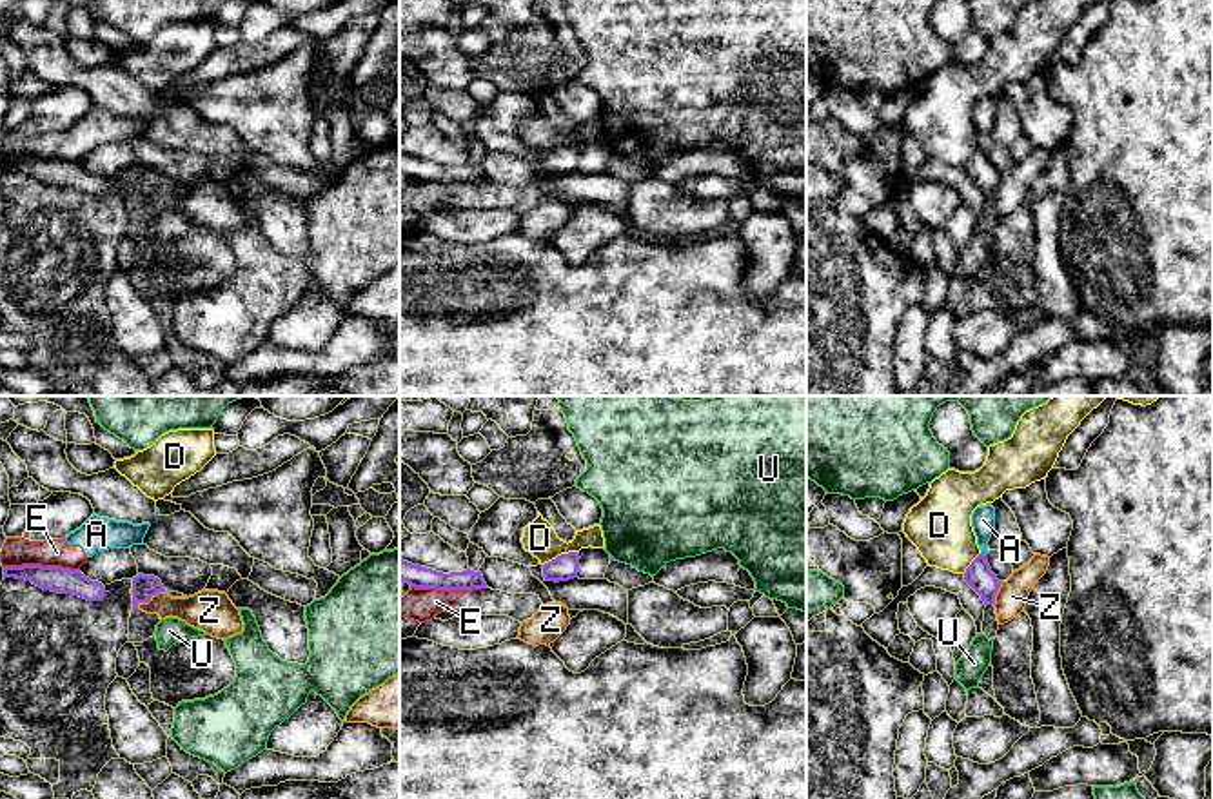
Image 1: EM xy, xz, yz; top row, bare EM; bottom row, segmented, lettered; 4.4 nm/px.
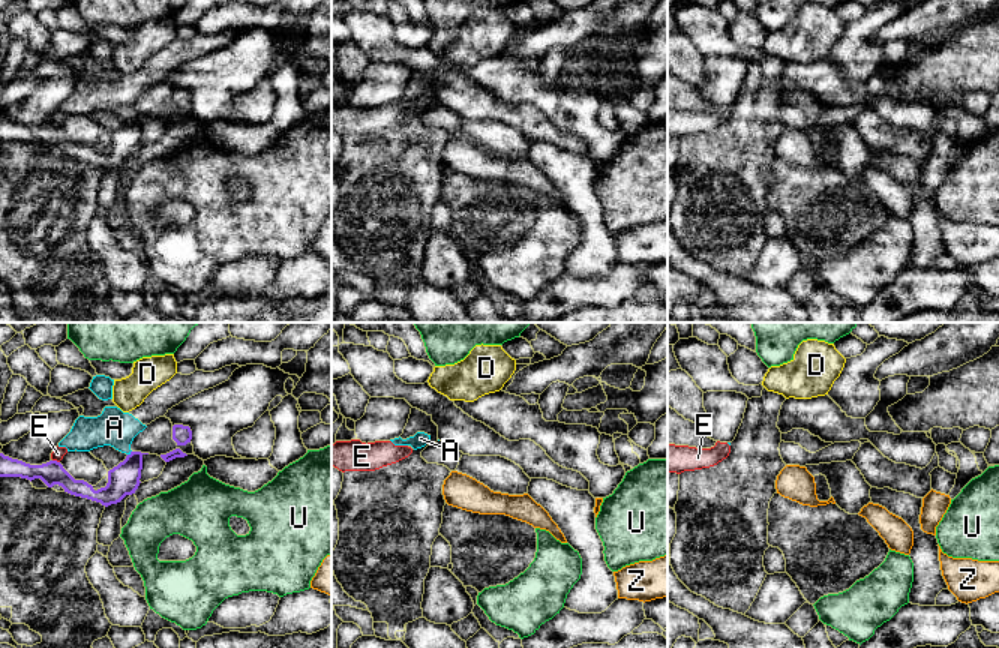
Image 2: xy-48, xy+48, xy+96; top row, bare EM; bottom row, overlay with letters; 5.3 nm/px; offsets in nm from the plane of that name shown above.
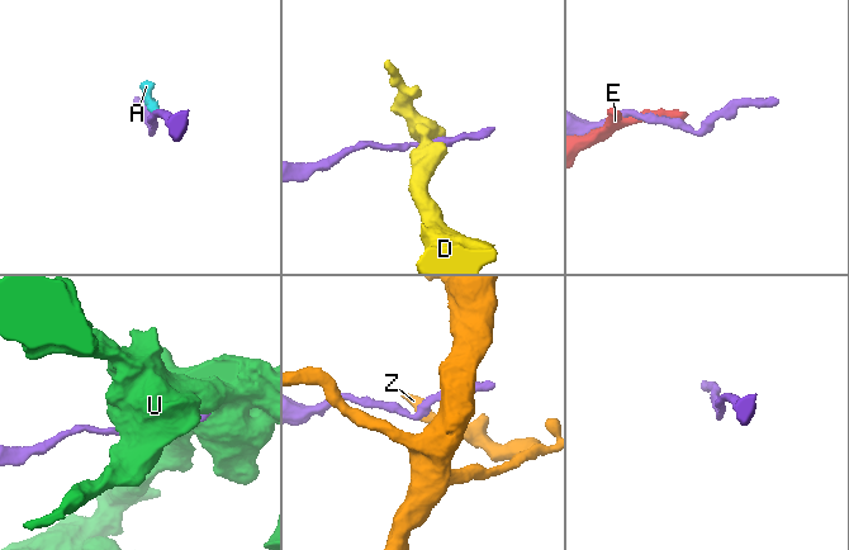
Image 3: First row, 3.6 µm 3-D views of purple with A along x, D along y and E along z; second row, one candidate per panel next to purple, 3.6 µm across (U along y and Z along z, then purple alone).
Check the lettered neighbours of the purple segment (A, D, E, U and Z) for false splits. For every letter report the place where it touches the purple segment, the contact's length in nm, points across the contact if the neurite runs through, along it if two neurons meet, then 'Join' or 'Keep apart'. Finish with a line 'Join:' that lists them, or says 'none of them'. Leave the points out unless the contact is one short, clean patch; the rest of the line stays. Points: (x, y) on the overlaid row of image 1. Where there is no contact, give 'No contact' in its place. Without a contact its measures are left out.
A: Touches purple at yz (981, 554). Shared border 30 nm. Boundary: yz (981, 552), (985, 556). Keep apart
D: Touches purple at xz (562, 554). Shared border 170 nm. Boundary: xz (576, 551), (558, 554), (543, 565). Keep apart
E: Touches purple at xy (40, 565). Shared border 340 nm. Keep apart
U: Touches purple at xz (612, 558). Shared border 40 nm. Keep apart
Z: Touches purple at xy (151, 596). Shared border 150 nm. Boundary: xy (166, 591), (137, 607). Keep apart
Join: none of them

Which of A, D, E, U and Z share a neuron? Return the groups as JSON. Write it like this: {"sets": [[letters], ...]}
{"sets": [["A", "E"], ["D"], ["U"], ["Z"]]}

